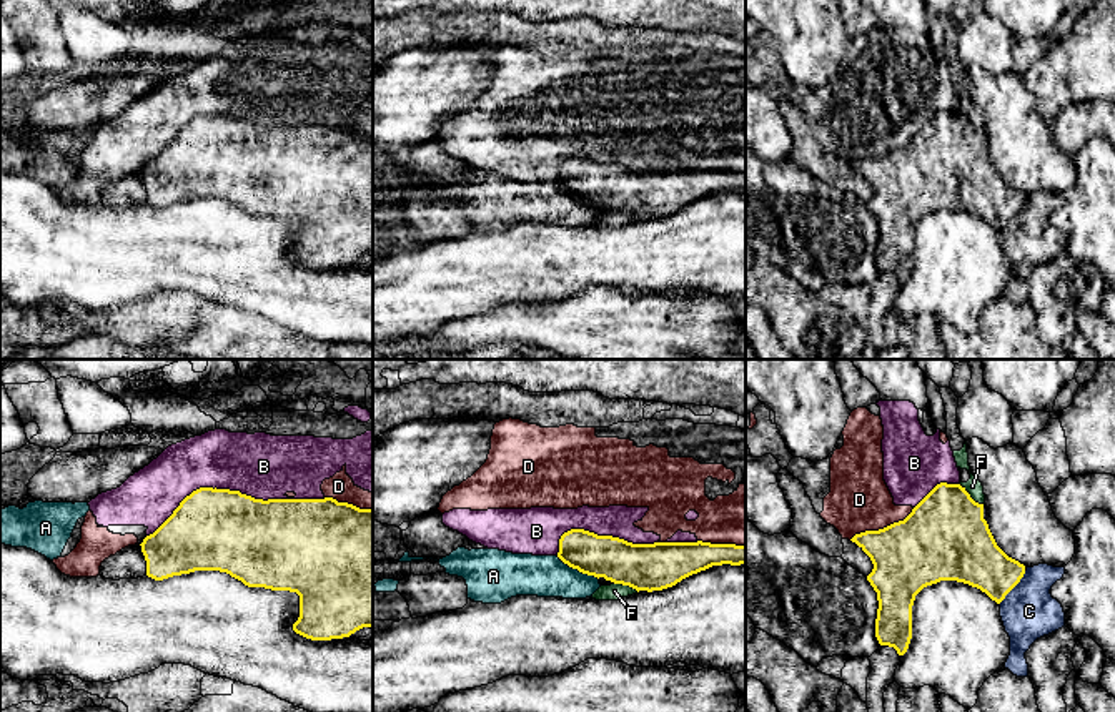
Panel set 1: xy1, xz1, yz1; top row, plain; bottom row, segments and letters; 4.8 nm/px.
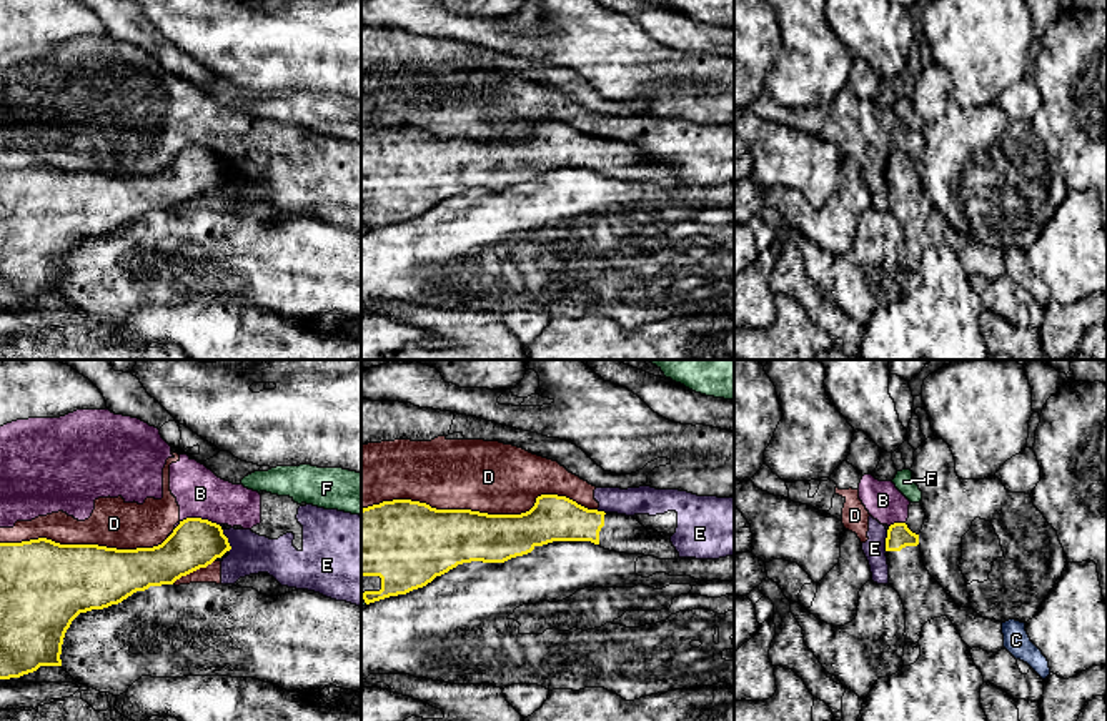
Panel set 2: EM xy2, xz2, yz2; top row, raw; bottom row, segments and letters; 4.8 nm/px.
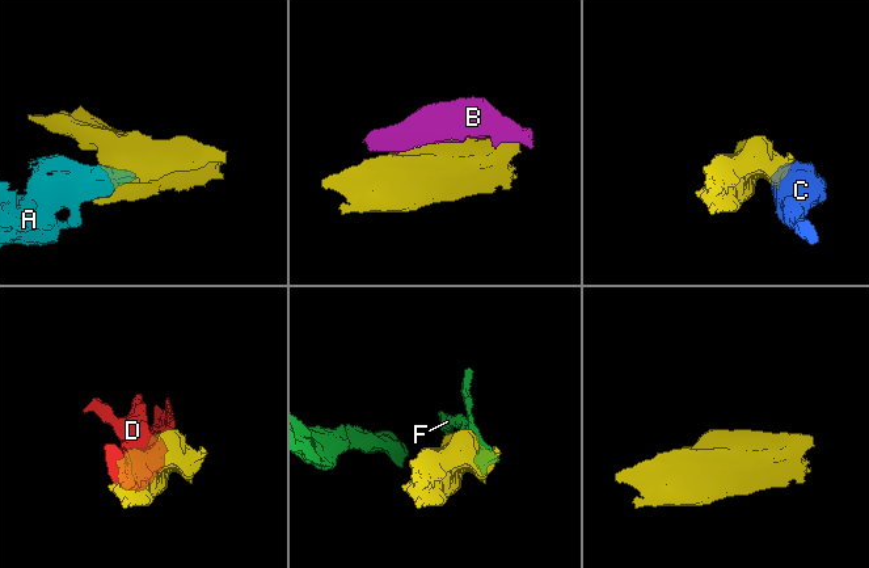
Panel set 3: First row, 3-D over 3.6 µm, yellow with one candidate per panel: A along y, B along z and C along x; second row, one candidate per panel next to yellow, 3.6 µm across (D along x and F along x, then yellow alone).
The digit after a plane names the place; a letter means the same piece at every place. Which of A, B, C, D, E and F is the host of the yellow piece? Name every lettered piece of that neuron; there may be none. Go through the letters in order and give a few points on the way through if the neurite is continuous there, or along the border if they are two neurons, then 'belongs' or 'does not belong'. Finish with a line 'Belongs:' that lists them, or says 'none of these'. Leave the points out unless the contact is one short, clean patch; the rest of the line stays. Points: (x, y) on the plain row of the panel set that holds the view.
A: does not belong
B: does not belong
C: does not belong
D: does not belong
E: along xy2 (222, 157), (230, 174), (228, 179) | does not belong
F: does not belong
Belongs: none of these

